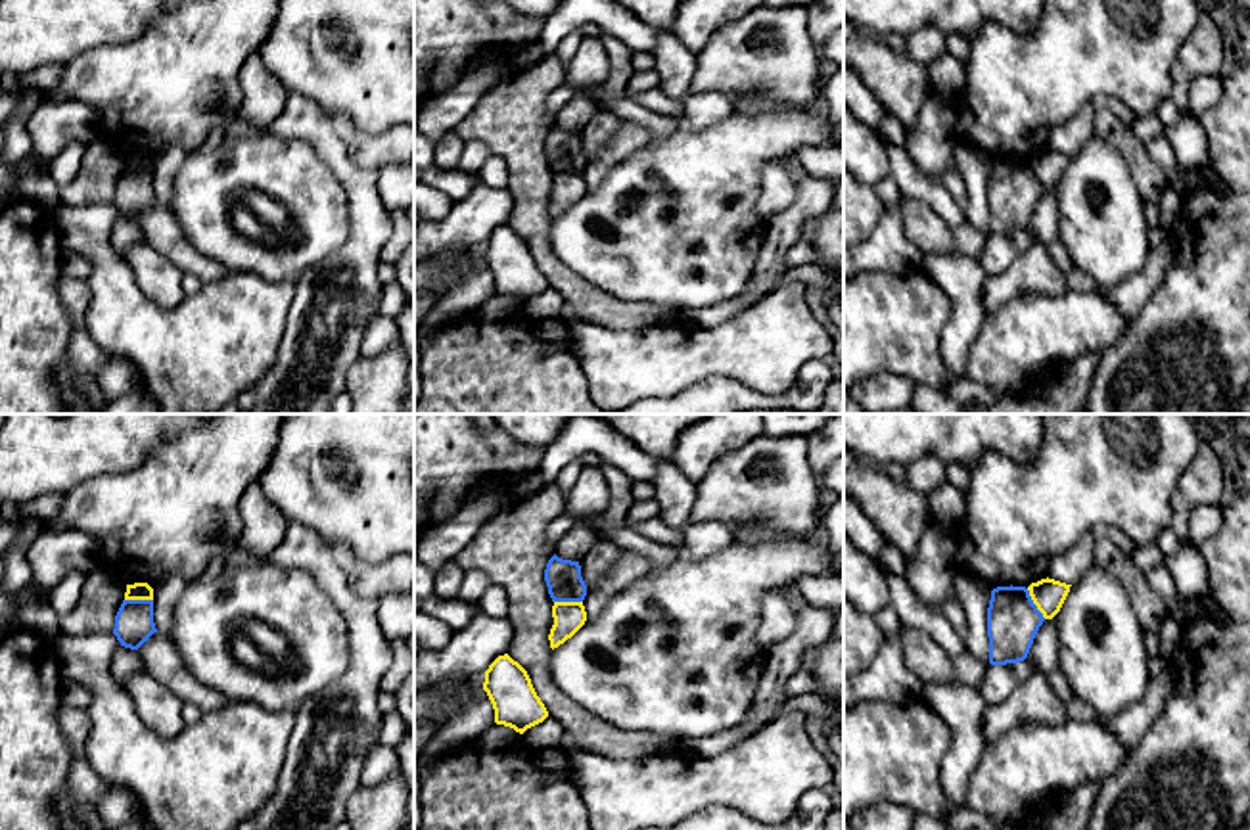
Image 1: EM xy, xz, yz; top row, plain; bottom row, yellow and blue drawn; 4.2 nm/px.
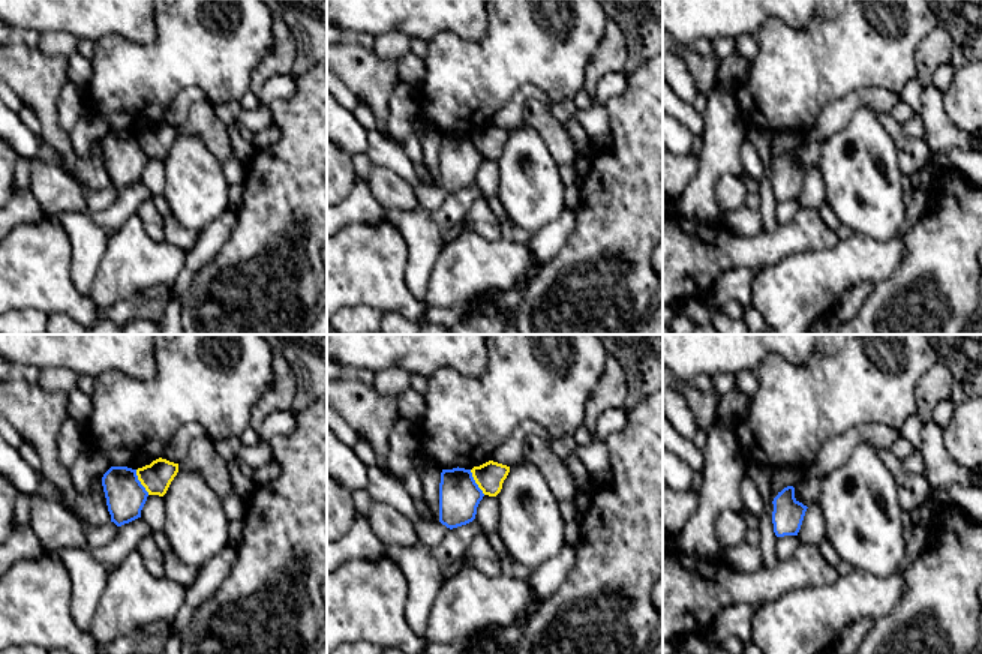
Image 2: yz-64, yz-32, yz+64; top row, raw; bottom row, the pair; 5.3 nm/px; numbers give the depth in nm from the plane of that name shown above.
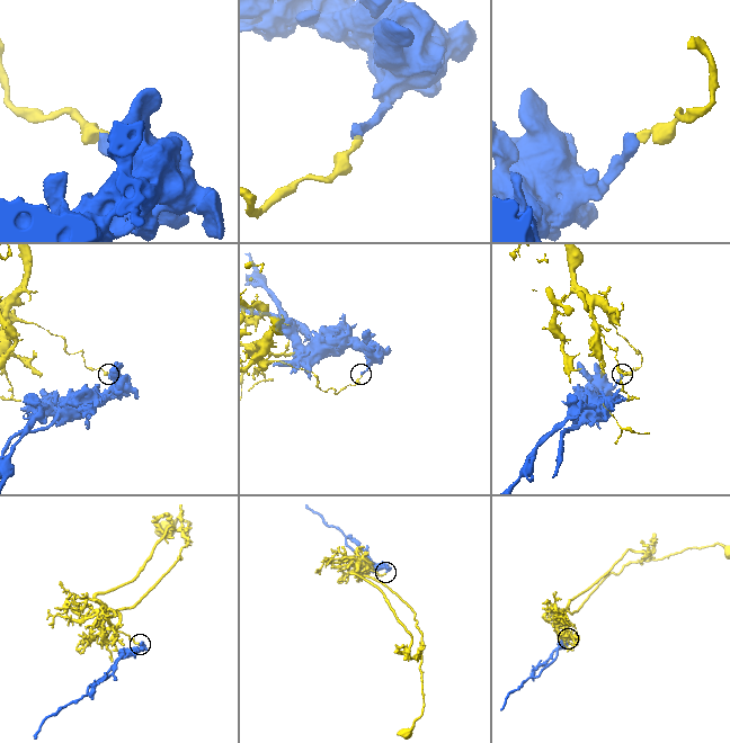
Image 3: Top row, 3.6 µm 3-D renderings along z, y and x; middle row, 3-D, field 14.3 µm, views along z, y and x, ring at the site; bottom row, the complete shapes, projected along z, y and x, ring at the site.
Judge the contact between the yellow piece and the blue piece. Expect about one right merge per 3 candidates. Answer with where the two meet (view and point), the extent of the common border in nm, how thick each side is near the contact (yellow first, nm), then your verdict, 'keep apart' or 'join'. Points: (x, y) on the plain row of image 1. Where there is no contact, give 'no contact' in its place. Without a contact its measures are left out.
meets yellow in yz at (1034, 173); contact 150 nm long; 140 nm thick on the yellow side, 220 nm on the other; keep apart

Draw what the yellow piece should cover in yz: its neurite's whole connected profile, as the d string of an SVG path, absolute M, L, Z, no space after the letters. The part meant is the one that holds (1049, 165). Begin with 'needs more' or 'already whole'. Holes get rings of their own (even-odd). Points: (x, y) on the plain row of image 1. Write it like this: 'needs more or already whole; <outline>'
already whole; M1047 148L1037 153L1031 153L1028 157L1028 161L1030 161L1033 174L1043 184L1043 188L1053 190L1060 182L1066 167L1070 163L1070 157L1072 155L1066 155L1066 153Z

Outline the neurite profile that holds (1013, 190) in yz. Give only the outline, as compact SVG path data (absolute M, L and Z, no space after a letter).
M997 157L987 178L989 234L1024 232L1045 188L1026 157Z

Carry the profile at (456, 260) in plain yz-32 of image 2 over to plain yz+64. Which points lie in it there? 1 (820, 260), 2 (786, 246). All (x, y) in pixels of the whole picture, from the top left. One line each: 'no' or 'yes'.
1: yes
2: no

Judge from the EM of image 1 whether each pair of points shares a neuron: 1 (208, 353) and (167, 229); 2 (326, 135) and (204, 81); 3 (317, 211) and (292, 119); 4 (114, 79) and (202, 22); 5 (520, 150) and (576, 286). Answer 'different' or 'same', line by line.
1: different
2: different
3: different
4: same
5: same

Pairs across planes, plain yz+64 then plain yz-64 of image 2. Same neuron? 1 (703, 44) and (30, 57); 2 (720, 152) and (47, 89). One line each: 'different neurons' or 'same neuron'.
1: different neurons
2: different neurons

